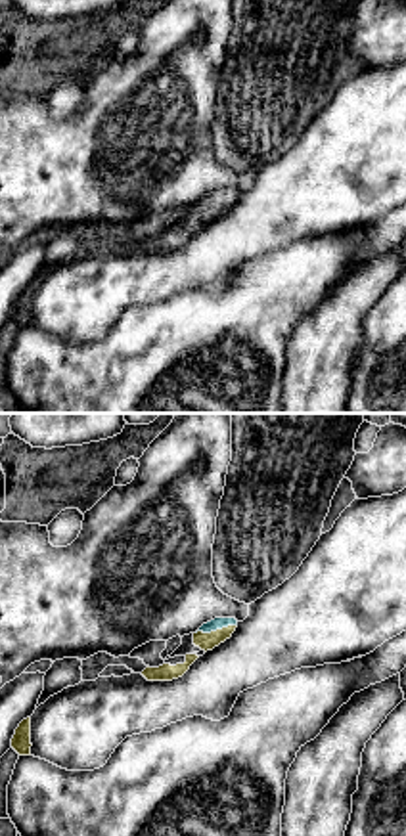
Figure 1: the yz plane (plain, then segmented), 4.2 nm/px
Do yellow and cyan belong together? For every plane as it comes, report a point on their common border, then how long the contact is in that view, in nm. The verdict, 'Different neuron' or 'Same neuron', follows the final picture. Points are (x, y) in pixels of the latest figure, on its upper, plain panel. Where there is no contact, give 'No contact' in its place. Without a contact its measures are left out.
Touches yellow at (217, 201). Shared border 180 nm

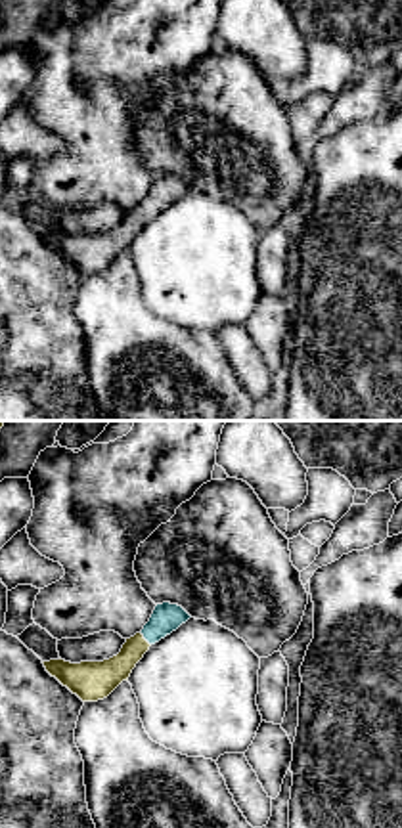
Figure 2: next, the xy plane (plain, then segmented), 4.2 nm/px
Touches yellow at (144, 211). Shared border 80 nm

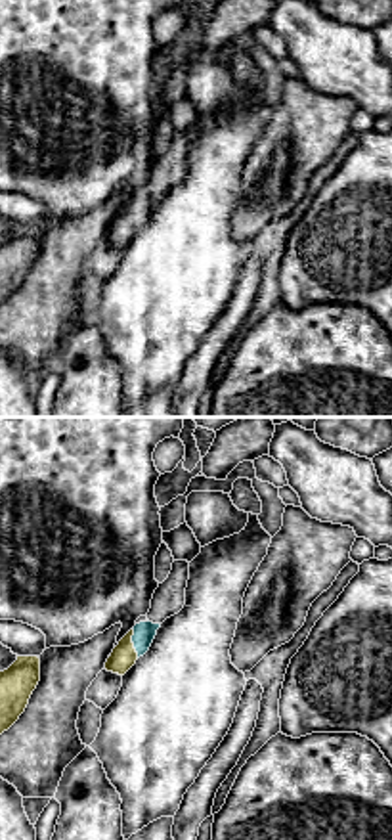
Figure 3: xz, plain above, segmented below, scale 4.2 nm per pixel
Touches yellow at (132, 215). Shared border 130 nm

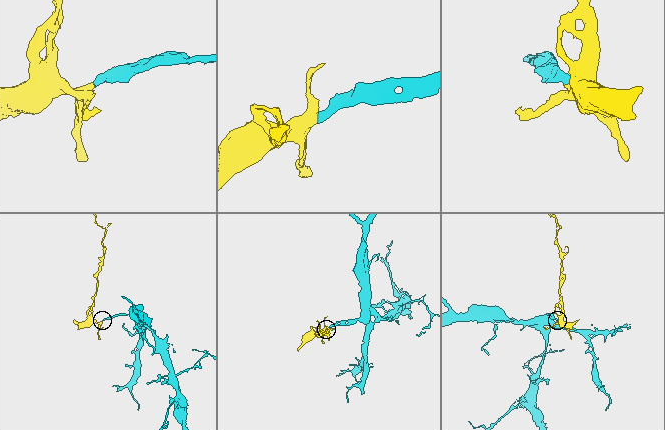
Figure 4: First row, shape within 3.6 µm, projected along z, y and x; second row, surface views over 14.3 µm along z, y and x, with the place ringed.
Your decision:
Same neuron

